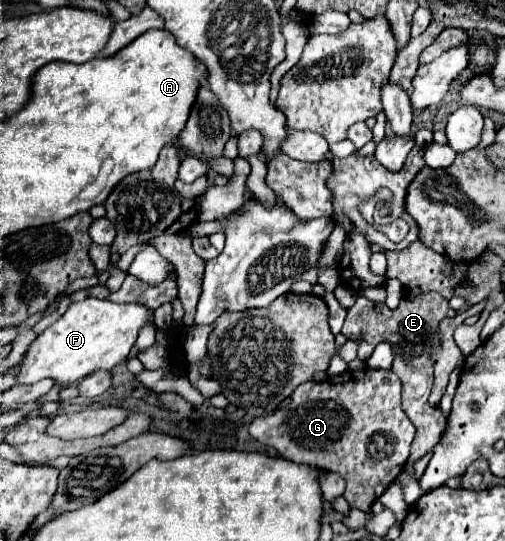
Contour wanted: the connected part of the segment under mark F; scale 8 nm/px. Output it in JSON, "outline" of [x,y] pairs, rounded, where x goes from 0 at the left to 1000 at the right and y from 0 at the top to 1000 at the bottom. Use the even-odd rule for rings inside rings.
{"outline":[[[188,549],[141,560],[137,571],[61,634],[34,708],[69,708],[101,697],[113,708],[133,712],[188,689],[192,682],[220,686],[251,664],[275,612],[299,597],[303,571],[279,560],[224,560],[216,553]]]}

